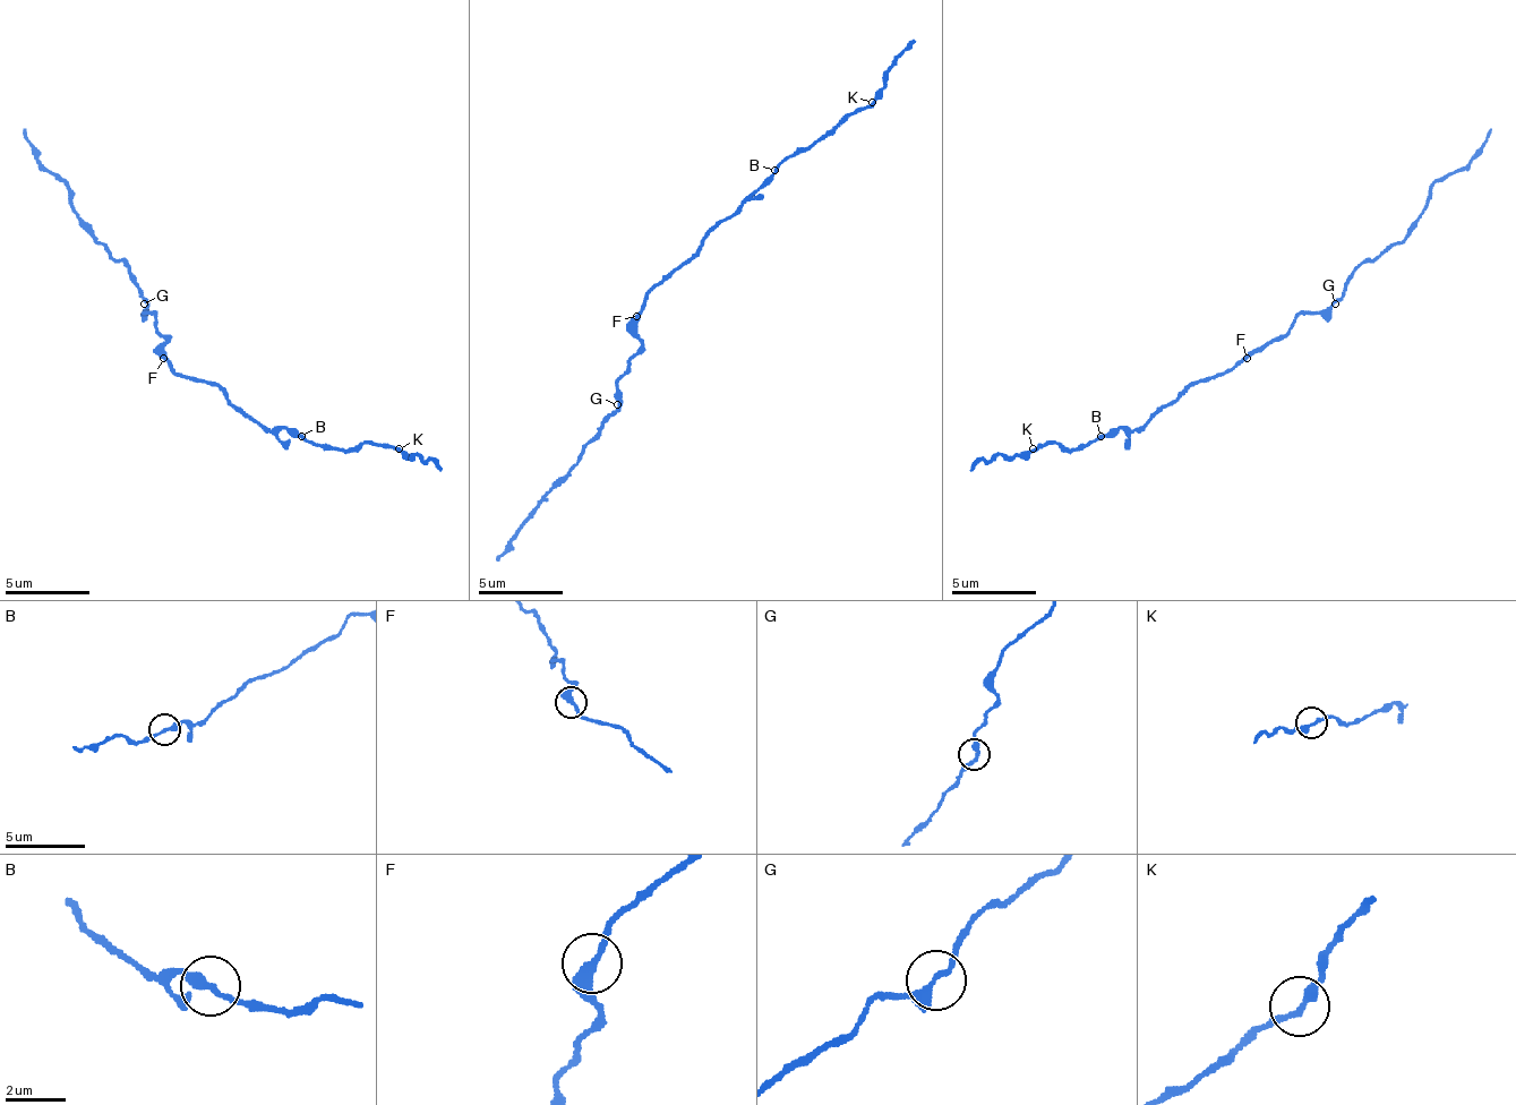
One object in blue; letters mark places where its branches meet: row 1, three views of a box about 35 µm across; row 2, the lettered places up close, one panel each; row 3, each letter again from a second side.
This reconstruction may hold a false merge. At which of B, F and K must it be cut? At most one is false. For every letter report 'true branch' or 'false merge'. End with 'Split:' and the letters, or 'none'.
B: true branch
F: true branch
K: true branch
Split: none

